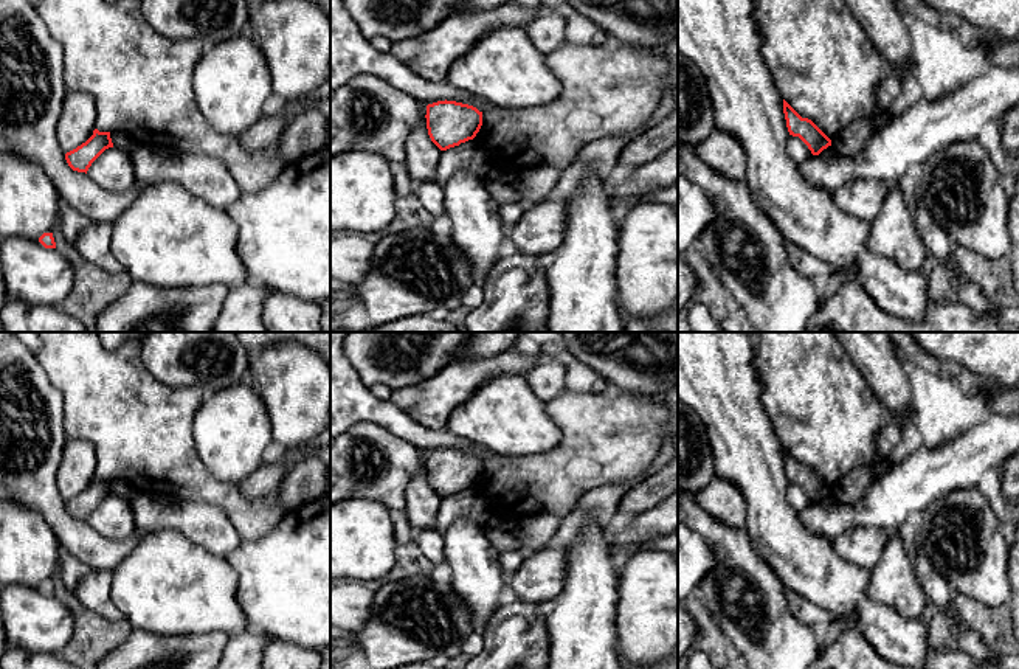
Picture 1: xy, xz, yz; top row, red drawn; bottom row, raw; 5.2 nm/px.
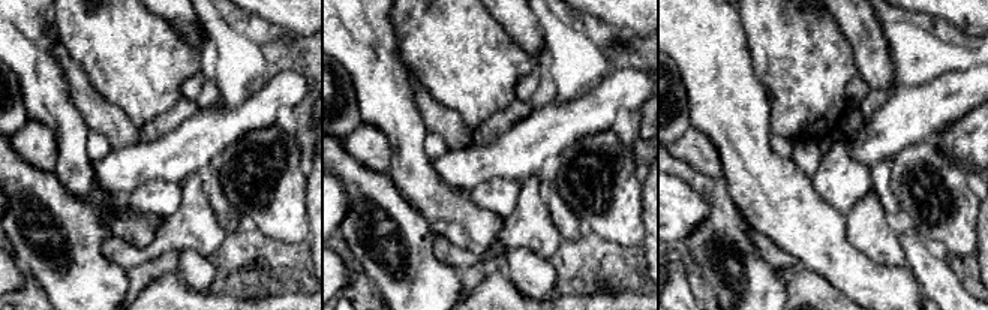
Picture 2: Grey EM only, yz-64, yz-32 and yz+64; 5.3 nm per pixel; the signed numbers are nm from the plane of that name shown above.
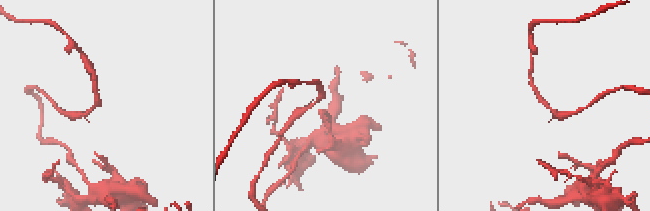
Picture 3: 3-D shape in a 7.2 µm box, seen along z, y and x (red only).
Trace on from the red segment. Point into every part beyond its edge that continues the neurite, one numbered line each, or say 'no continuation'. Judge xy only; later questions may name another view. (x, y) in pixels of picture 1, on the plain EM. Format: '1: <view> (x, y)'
no continuation

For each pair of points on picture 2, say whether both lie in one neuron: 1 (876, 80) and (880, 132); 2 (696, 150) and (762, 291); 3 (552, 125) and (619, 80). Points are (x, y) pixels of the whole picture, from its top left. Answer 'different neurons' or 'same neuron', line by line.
1: different neurons
2: different neurons
3: same neuron

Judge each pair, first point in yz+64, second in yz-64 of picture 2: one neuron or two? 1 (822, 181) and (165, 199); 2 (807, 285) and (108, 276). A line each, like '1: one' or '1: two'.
1: one
2: two

